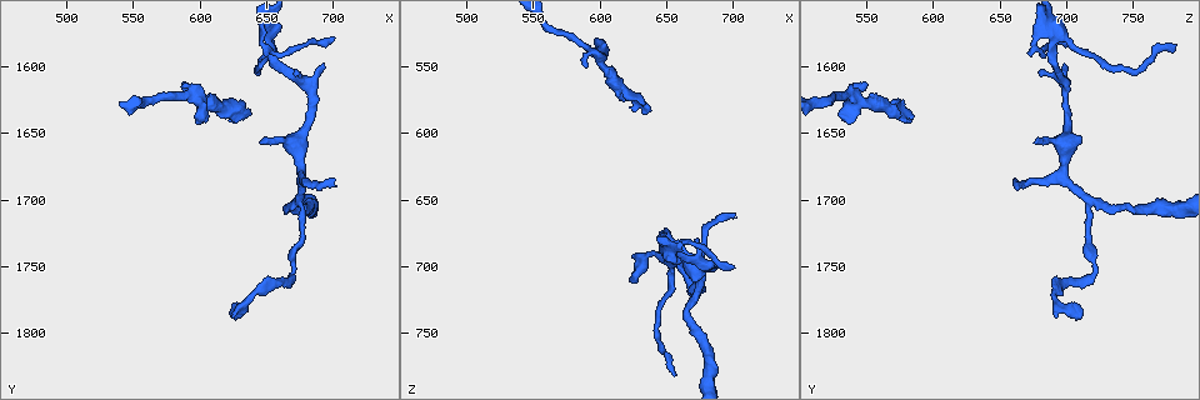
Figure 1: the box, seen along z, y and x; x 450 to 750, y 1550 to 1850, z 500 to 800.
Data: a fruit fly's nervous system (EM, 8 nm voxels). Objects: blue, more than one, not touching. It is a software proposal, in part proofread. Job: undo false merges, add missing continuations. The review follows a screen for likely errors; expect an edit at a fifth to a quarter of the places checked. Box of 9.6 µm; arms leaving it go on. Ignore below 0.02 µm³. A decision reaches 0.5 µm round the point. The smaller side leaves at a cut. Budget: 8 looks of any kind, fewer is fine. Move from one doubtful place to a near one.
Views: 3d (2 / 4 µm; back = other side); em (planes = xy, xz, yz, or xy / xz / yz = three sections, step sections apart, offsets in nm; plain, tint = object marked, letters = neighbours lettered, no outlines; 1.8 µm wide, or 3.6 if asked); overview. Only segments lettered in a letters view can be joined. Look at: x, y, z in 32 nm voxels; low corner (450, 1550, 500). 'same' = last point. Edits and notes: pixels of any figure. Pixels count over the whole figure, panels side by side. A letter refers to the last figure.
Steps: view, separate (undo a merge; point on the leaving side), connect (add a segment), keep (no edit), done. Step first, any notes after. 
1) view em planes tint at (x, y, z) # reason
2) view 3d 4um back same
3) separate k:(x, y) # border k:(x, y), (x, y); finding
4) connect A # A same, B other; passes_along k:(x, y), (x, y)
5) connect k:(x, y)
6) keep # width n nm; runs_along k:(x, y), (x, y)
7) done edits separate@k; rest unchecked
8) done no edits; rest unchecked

view 3d 4um at (598, 1634, 530) # free end

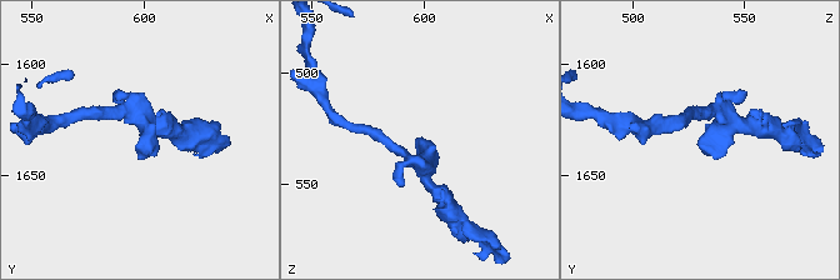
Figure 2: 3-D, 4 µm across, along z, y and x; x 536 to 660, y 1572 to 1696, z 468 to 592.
view em planes letters at (596, 1635, 532)

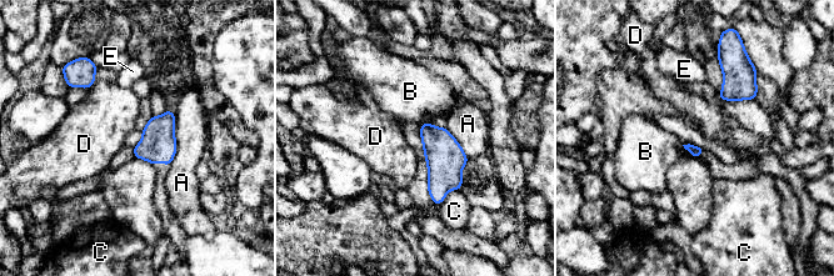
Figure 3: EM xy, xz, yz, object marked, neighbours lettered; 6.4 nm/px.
keep # A other, B other, C other, D other, E other; border 3:(98, 66), (94, 81), (86, 89); none of them fits

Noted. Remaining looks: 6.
view 3d 4um at (646, 1582, 674)

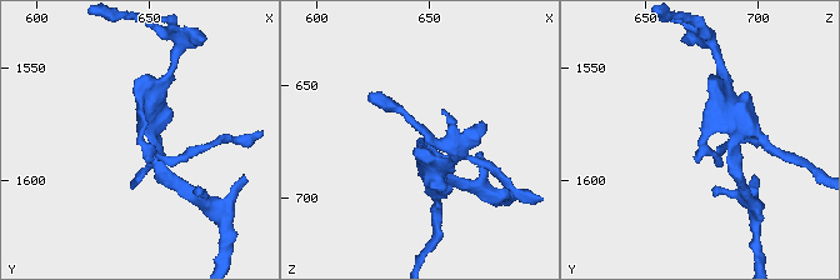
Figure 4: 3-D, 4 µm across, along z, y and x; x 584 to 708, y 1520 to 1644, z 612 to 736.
view em planes letters at (645, 1584, 674)

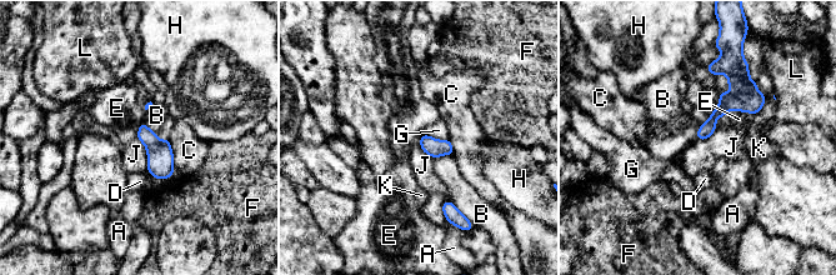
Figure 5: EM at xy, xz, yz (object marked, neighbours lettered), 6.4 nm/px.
keep # A other, B other, C other, D other, E other, F other, G other, H other, J other, K other, L other; border 5:(756, 113), (727, 110), (715, 126); none of them fits

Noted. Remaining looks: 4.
view em planes letters at (626, 1790, 708) # end of a long branch

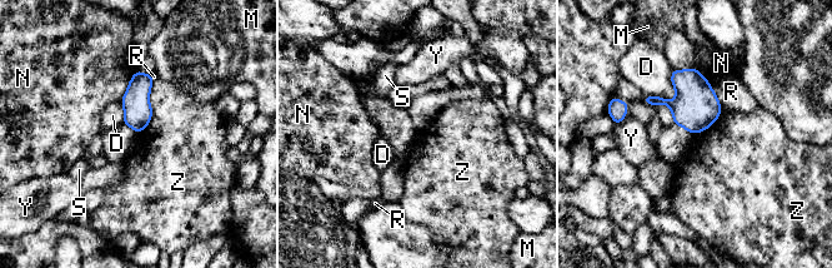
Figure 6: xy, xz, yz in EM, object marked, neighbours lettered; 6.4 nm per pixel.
keep # width 180 nm; D other, M other, N other, R other, S other, Y other, Z other; no lettered segment goes on from it

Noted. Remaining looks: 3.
done no edits; rest unchecked

